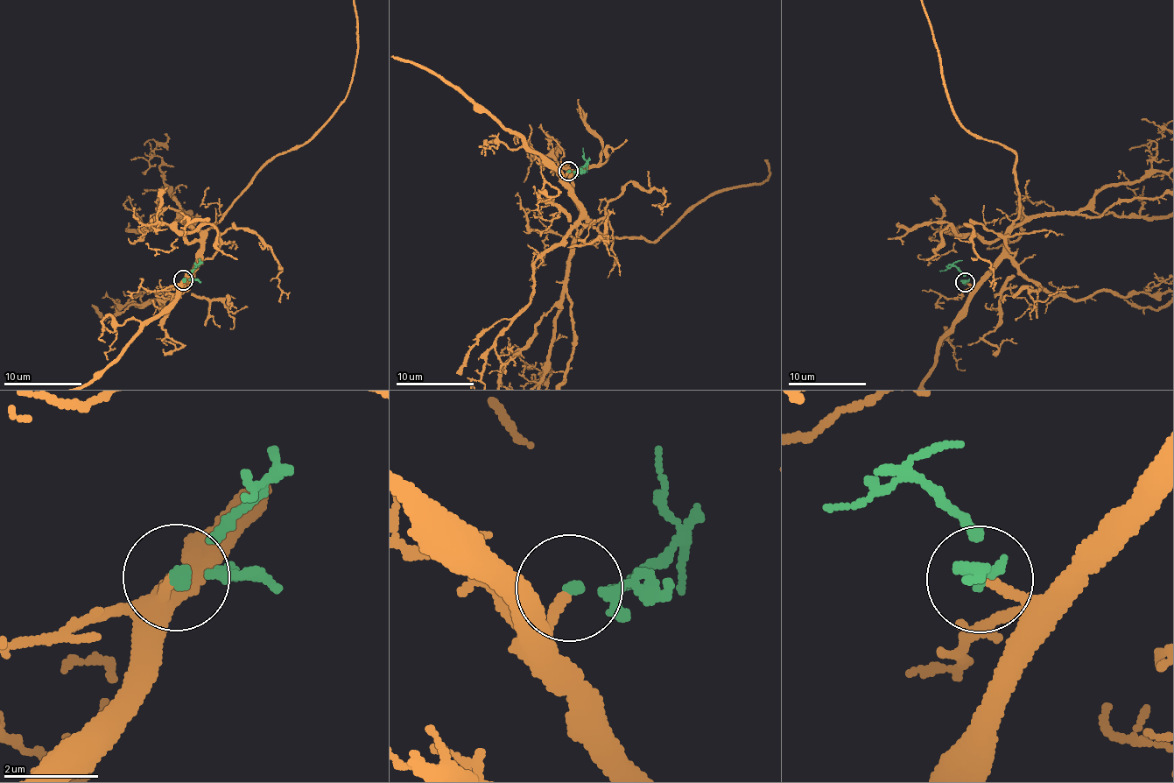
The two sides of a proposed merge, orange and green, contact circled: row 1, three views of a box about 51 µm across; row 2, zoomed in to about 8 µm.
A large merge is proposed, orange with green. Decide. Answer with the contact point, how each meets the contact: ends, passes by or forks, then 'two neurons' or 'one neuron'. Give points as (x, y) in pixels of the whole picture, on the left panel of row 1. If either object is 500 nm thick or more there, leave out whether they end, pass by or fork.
at (183, 280); orange ends there; green passes by; one neuron

